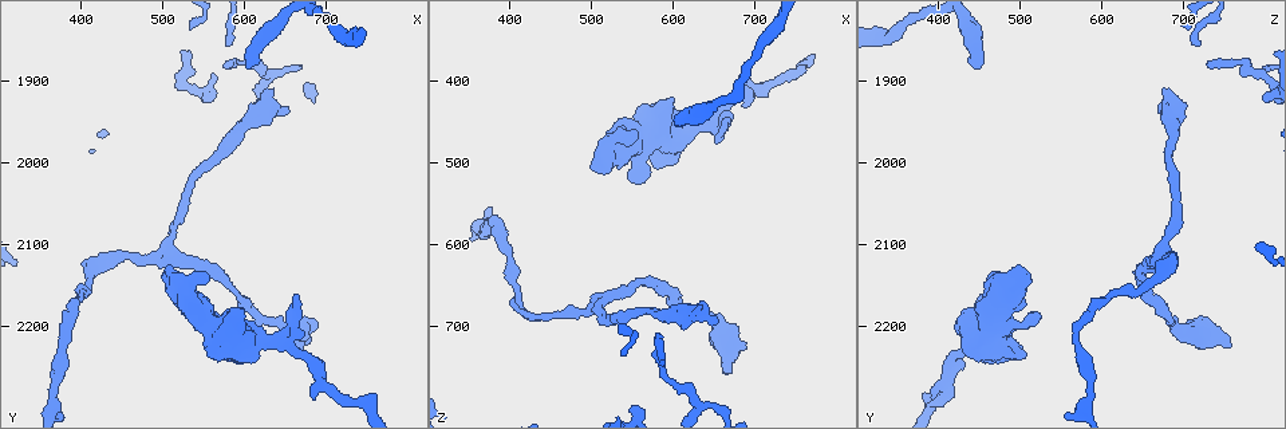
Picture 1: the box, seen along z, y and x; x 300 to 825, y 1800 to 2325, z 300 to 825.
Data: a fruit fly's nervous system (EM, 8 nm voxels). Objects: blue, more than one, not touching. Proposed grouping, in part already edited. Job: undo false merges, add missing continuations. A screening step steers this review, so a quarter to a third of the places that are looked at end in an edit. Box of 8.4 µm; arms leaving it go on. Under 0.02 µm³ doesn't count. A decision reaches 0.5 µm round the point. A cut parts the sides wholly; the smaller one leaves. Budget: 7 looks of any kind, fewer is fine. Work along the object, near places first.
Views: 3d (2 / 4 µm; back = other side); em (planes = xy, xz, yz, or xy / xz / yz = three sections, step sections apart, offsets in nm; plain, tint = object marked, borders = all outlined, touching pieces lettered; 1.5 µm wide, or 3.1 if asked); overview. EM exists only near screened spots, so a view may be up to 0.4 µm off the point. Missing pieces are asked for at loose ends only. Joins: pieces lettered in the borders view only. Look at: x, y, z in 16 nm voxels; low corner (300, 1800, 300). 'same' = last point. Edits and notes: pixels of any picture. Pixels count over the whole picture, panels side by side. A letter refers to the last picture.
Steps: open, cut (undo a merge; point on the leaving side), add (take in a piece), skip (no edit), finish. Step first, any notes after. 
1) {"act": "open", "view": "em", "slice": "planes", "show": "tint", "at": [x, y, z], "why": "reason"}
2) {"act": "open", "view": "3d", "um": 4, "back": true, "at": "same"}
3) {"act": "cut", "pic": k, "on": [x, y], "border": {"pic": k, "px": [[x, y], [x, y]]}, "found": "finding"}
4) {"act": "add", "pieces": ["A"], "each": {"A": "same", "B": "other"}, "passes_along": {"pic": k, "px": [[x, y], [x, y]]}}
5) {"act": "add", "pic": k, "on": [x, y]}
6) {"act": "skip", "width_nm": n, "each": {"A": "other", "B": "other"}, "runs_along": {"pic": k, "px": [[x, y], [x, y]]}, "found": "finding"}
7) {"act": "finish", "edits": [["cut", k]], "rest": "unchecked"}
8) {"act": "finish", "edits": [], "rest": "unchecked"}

{"act": "open", "view": "3d", "um": 4, "at": [600, 1885, 450], "why": "an open end"}

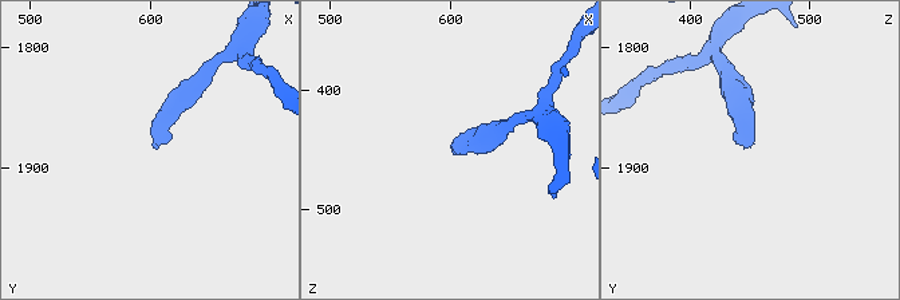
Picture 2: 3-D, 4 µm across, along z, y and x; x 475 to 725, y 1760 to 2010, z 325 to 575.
{"act": "open", "view": "em", "slice": "planes", "show": "borders", "at": [600, 1882, 448]}

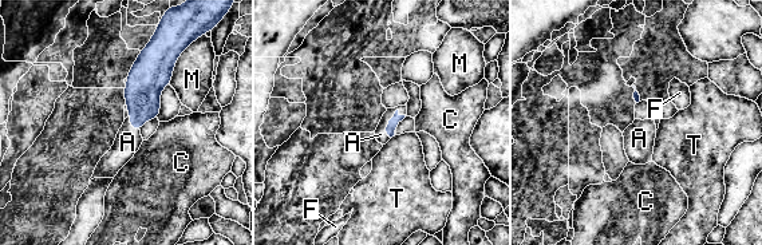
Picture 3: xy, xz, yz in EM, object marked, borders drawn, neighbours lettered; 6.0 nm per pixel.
{"act": "add", "pieces": ["A"], "each": {"A": "same", "C": "other", "F": "other", "M": "other", "T": "other"}, "passes_along": {"pic": 3, "px": [[395, 119], [387, 123], [380, 134]]}, "found": "it goes on there"}

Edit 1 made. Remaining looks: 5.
{"act": "open", "view": "overview", "why": "redraw"}

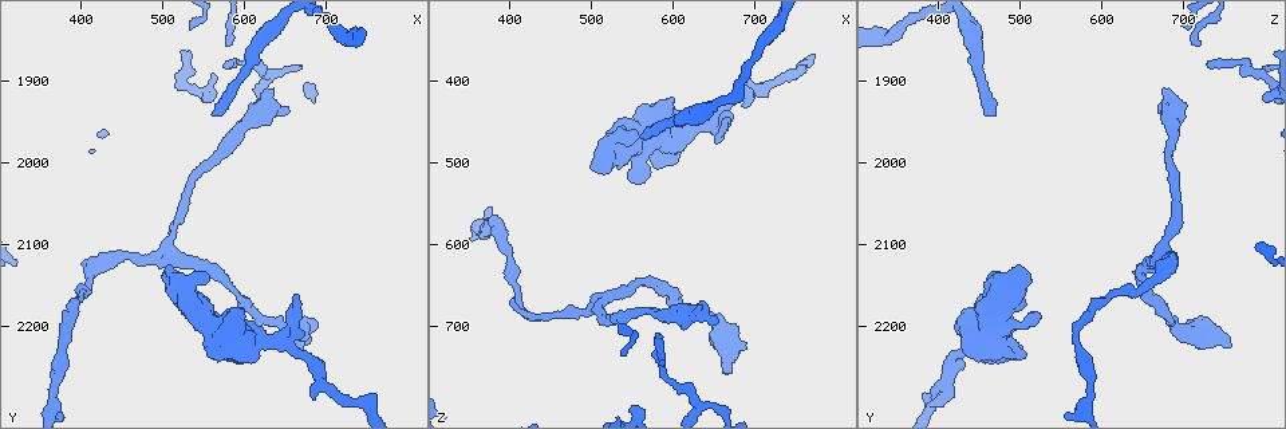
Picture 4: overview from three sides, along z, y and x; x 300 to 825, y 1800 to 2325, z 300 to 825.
{"act": "open", "view": "3d", "um": 4, "at": [650, 1935, 695], "why": "branch stops here"}

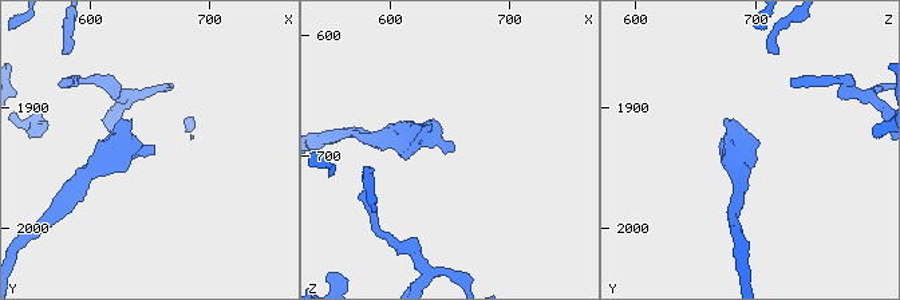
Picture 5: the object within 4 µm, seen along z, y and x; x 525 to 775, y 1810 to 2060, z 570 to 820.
{"act": "open", "view": "em", "slice": "planes", "show": "borders", "at": [650, 1932, 696], "why": "need the tissue"}

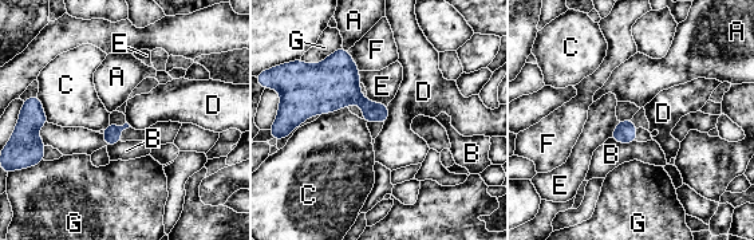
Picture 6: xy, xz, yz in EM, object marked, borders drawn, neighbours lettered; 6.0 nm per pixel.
{"act": "skip", "width_nm": 110, "each": {"A": "other", "B": "other", "C": "other", "D": "other", "E": "other", "F": "other", "G": "other"}, "border": {"pic": 6, "px": [[389, 105], [389, 120], [383, 125]]}, "found": "no lettered piece goes on from it"}

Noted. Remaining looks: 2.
{"act": "finish", "edits": [["add", 3]], "rest": "unchecked"}

